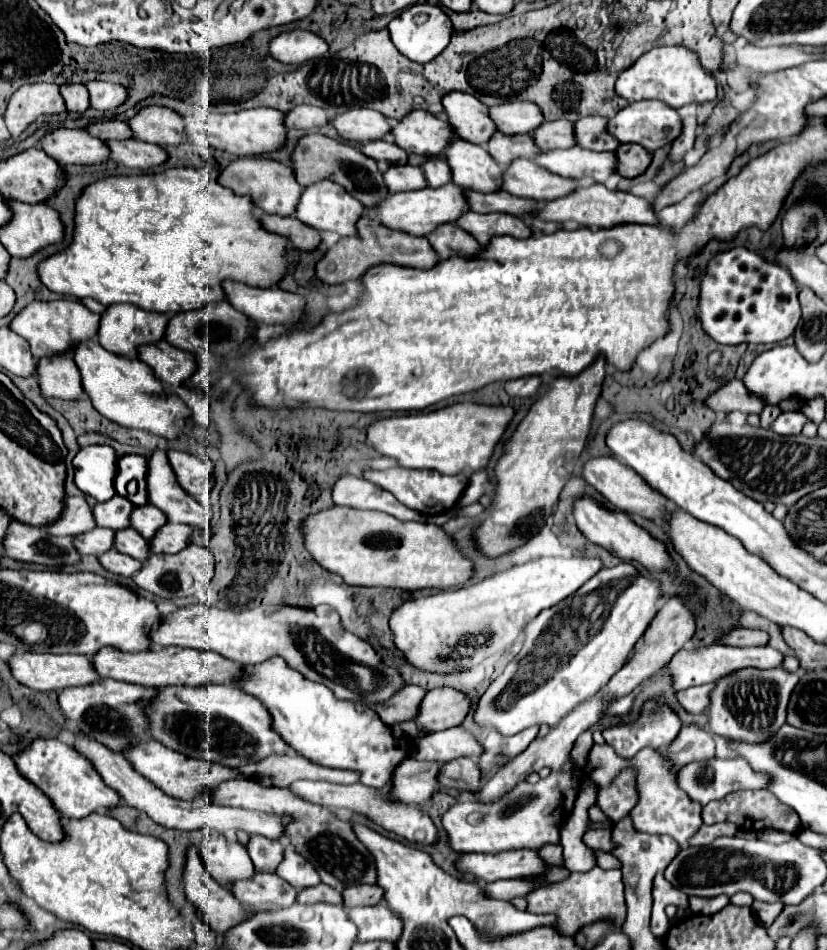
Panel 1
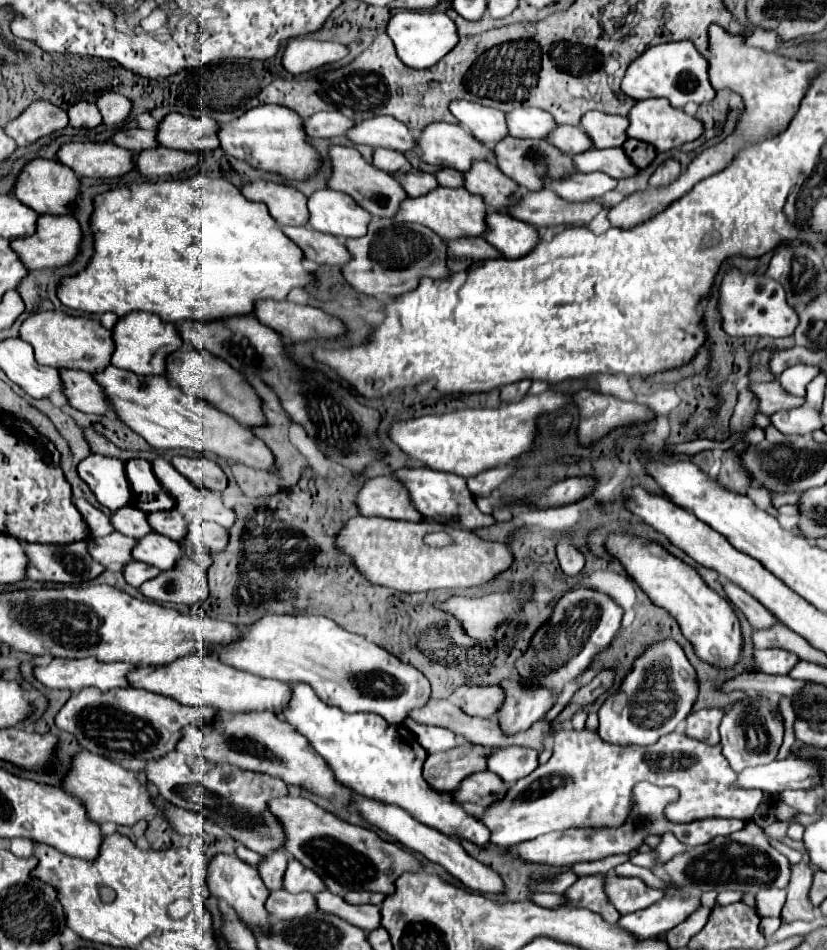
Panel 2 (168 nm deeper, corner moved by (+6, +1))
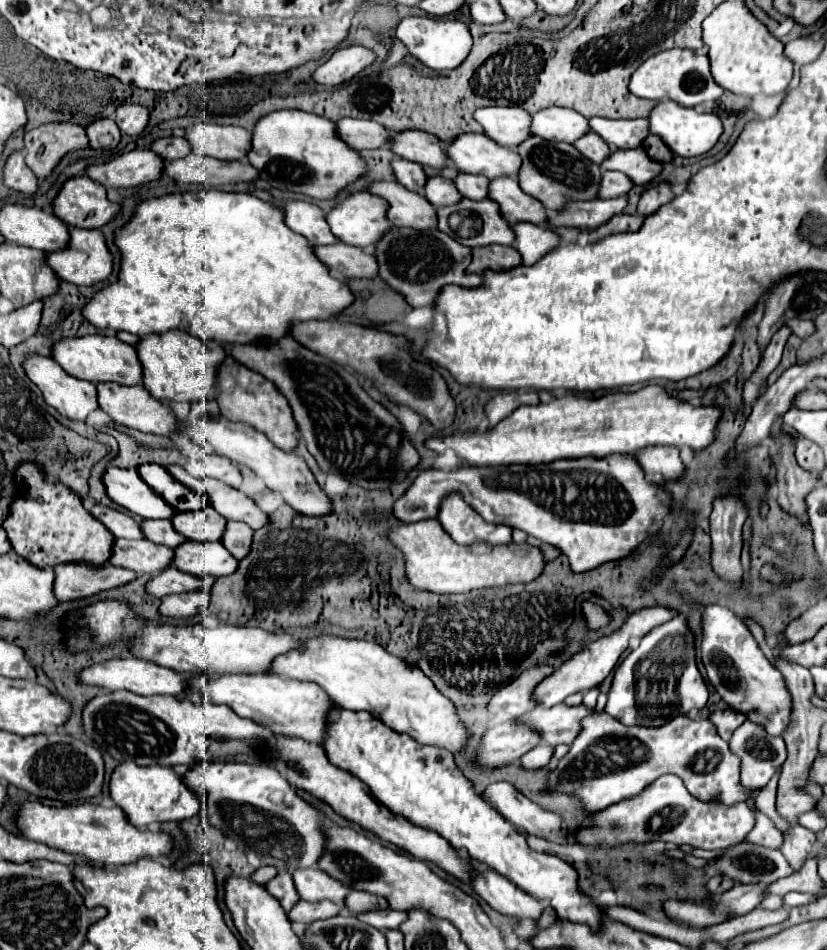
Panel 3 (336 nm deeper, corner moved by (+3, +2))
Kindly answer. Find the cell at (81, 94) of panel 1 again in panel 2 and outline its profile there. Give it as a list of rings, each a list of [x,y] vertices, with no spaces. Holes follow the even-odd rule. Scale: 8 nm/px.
[[[77,101],[69,107],[69,119],[73,127],[97,127],[101,123],[101,113],[95,103]]]

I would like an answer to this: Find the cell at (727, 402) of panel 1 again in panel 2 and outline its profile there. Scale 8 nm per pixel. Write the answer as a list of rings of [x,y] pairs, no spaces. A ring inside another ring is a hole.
[[[751,381],[747,383],[747,389],[753,393],[753,397],[757,397],[759,413],[763,415],[773,415],[779,409],[791,409],[791,407],[799,407],[805,403],[803,397],[793,397],[787,391],[783,391],[779,381],[769,381],[769,383]]]

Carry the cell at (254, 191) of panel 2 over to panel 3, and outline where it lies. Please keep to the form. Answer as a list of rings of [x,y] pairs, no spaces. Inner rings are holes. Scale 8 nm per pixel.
[[[288,200],[288,202],[282,202],[280,208],[286,216],[286,224],[290,226],[290,230],[302,234],[314,248],[340,242],[330,232],[324,212],[316,204]]]

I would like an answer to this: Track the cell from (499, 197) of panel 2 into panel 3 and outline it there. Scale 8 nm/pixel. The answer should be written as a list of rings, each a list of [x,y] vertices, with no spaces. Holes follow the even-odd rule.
[[[500,178],[490,182],[490,198],[500,204],[502,216],[510,224],[518,222],[530,222],[544,226],[548,224],[548,210],[544,204],[528,194],[522,192],[516,178]]]

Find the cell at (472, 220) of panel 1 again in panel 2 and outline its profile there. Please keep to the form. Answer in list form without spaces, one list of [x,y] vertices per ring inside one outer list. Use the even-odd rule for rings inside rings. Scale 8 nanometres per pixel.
[[[489,211],[485,215],[485,241],[491,243],[501,255],[517,259],[517,255],[525,255],[525,251],[537,245],[537,229],[523,221],[513,219],[501,211]]]

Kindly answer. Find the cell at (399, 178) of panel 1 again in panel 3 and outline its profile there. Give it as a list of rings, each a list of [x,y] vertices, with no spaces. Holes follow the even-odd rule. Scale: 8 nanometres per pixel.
[[[442,176],[428,178],[428,182],[424,186],[424,196],[436,208],[442,208],[442,206],[448,206],[448,204],[456,204],[456,202],[462,200],[462,194],[456,190],[454,182],[446,180]]]

